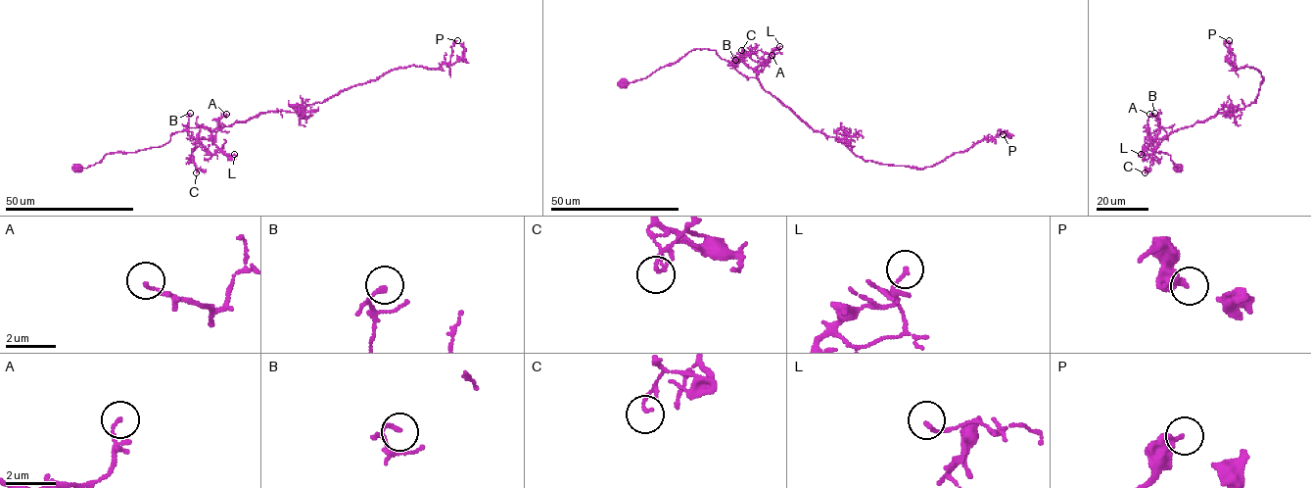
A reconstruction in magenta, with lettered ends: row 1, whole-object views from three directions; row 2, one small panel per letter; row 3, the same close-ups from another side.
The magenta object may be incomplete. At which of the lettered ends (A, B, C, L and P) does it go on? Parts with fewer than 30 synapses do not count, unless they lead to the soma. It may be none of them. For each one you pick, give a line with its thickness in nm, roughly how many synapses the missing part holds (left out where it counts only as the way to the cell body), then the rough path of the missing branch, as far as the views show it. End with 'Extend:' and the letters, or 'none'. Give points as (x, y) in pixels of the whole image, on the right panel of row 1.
Extend: none

